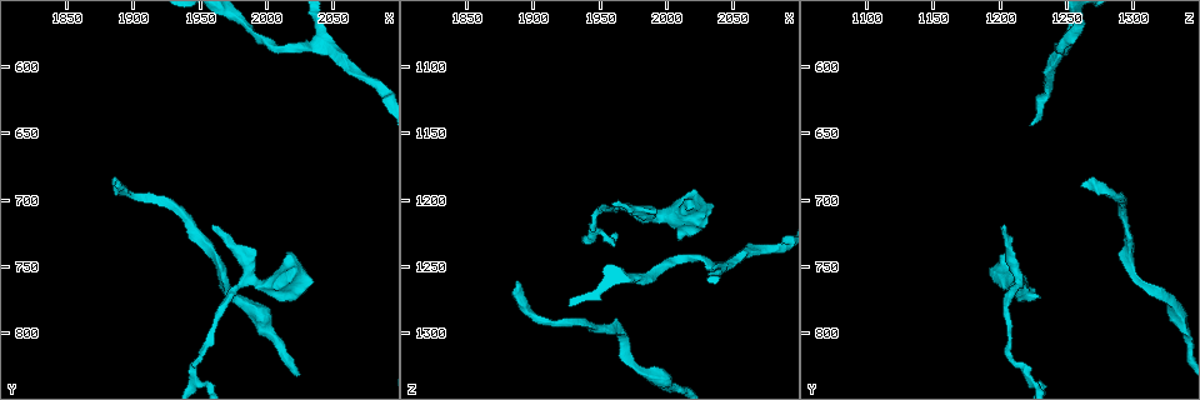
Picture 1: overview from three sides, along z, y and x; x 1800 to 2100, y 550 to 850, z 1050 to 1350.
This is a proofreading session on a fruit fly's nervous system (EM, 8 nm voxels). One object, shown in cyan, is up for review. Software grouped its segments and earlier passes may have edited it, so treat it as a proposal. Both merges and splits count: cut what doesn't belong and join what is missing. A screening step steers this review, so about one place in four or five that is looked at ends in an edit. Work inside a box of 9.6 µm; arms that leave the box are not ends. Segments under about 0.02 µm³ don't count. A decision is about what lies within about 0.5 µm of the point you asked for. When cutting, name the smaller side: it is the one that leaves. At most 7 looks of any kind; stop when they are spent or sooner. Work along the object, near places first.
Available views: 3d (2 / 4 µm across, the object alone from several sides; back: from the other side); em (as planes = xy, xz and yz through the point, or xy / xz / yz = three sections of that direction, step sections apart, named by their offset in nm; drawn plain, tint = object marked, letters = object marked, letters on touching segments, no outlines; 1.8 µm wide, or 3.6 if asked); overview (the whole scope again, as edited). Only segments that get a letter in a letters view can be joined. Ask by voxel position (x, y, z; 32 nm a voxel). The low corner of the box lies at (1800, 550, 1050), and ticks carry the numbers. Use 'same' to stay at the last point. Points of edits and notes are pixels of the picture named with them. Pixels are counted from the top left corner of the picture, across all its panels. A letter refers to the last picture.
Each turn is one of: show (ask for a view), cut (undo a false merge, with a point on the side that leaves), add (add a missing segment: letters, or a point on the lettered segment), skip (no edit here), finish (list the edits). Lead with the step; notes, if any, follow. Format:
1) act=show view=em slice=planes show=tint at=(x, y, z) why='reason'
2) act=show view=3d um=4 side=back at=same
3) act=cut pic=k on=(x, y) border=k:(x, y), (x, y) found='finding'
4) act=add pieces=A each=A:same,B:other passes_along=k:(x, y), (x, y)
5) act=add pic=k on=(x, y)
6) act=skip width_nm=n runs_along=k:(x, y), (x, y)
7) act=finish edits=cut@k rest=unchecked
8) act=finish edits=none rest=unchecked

act=show view=3d um=4 at=(2010, 770, 1228) why='free end'

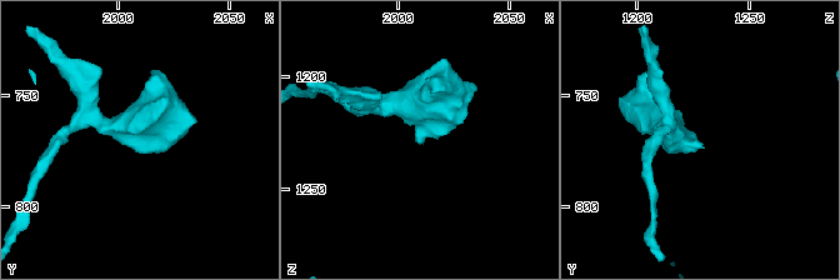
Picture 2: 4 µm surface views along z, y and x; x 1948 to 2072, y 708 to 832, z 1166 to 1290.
act=show view=em slice=planes show=letters at=(2010, 771, 1230) why='now the EM'

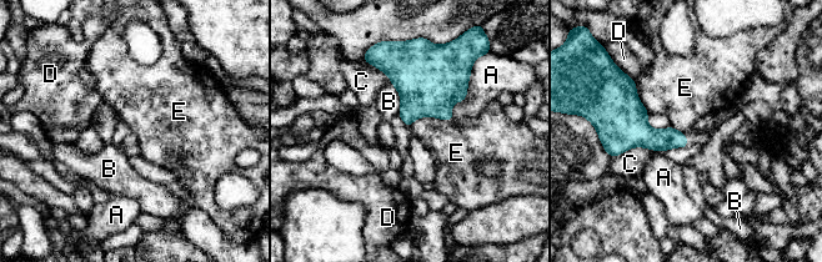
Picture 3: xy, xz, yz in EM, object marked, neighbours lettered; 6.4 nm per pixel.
act=skip longest_contact=C:400nm each=A:other,B:other,C:other,D:other,E:other border=3:(451, 120), (419, 116), (409, 127) found='no lettered segment goes on from it'

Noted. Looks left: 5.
act=show view=3d um=2 at=(1960, 718, 1202) why='free end'

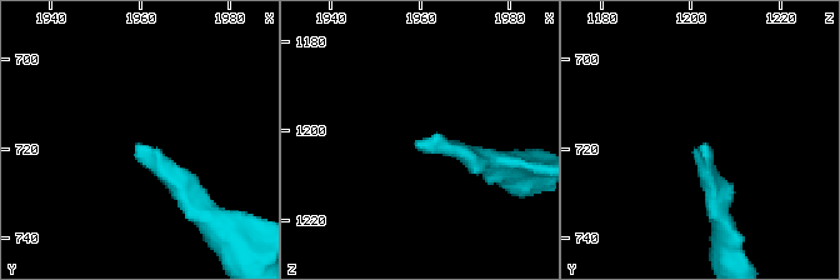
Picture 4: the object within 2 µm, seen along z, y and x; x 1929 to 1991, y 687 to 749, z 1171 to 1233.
act=show view=em um=3.6 slice=planes show=letters at=(1960, 719, 1203) why='need the tissue'

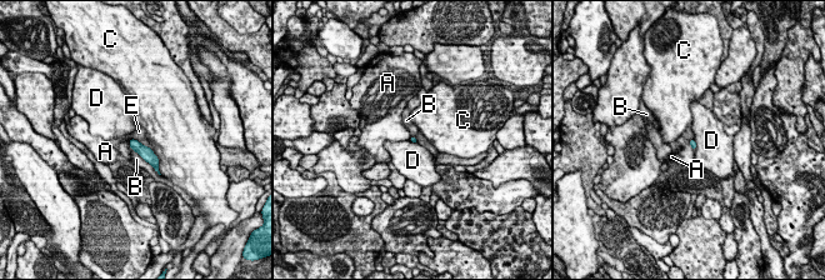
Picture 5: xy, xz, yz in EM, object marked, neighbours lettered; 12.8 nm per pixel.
act=skip each=A:other,B:other,C:other,D:other,E:other border=5:(130, 138), (150, 149) found='none of them fits'

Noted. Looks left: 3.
act=show view=em slice=xz step=16 show=tint at=(1886, 688, 1260) why='an open end'

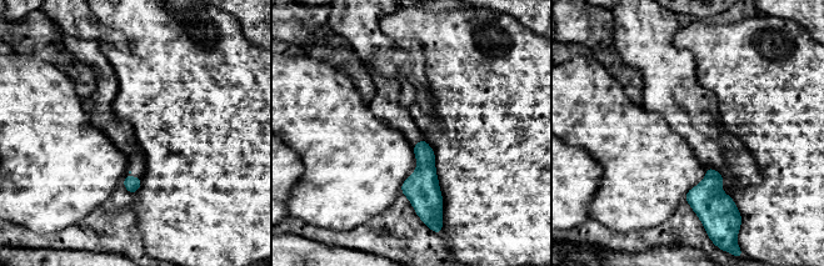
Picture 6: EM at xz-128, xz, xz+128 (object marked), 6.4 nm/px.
act=show view=em slice=xz step=16 show=letters at=same why='see the neighbours'

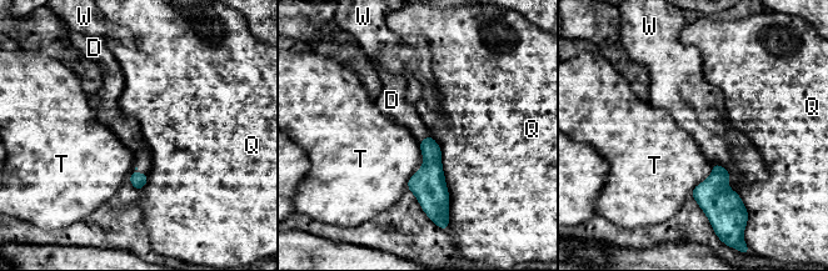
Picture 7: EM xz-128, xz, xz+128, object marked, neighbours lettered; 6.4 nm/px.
act=add pieces=D width_nm=120 each=D:same,Q:other,T:other,W:other passes_along=7:(430, 175), (425, 137), (399, 109) found='the neuron continues'

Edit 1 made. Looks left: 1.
act=finish edits=add@7 rest=unchecked

